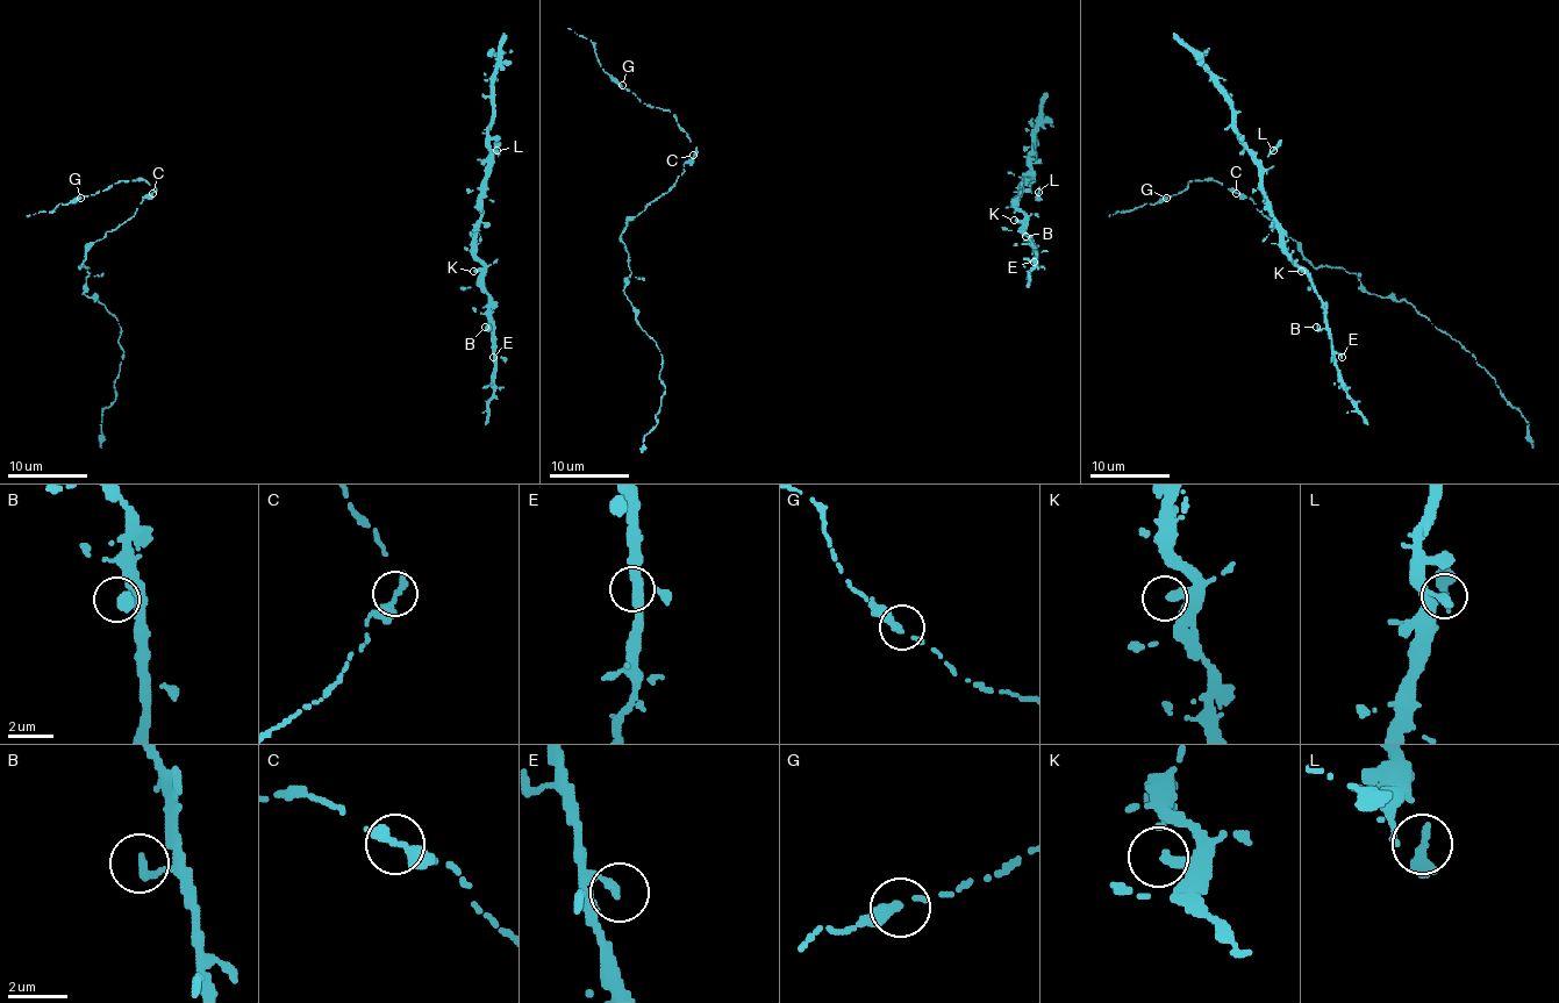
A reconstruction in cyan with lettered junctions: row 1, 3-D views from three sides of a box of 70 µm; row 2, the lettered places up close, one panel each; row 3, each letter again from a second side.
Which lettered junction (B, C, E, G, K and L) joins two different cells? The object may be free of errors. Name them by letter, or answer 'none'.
none

